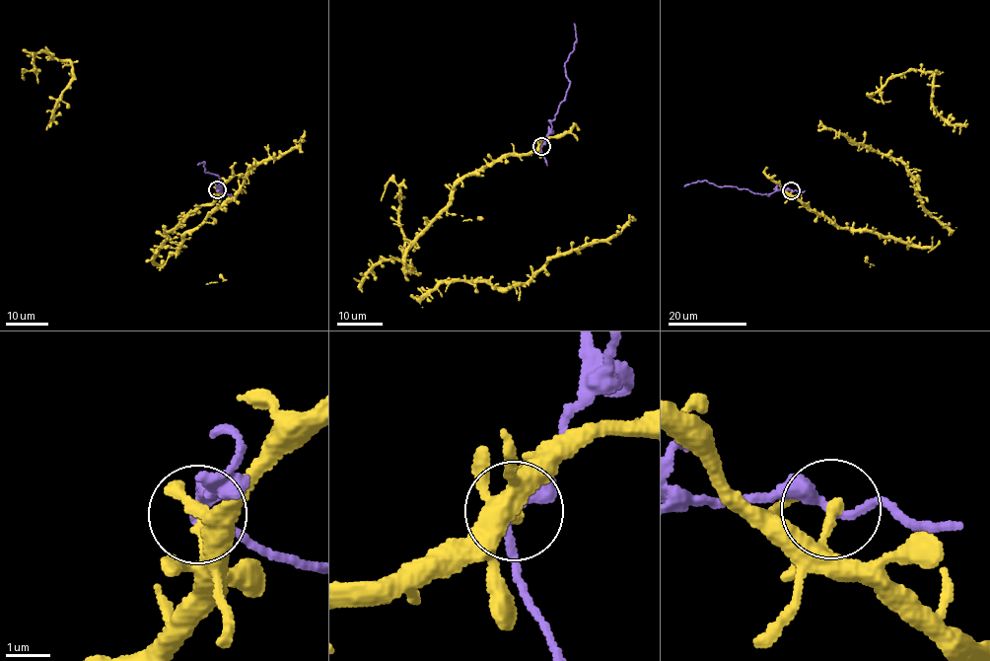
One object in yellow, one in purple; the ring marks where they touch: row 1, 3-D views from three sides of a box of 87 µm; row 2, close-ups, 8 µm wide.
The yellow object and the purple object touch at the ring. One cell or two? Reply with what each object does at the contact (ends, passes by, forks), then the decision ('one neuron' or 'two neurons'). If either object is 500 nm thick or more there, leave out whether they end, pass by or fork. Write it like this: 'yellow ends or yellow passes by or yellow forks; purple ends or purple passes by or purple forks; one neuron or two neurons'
yellow ends; purple passes by; two neurons

